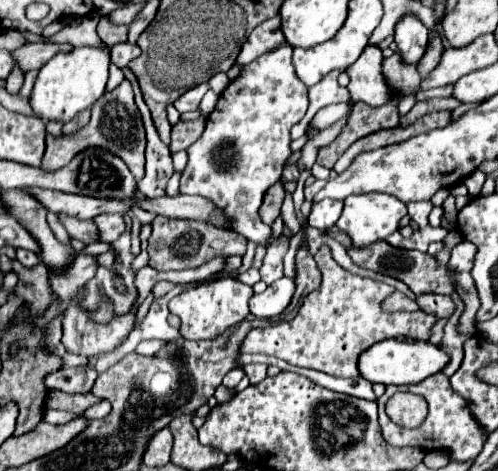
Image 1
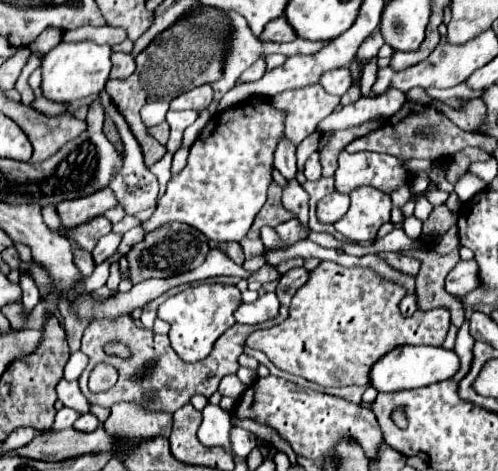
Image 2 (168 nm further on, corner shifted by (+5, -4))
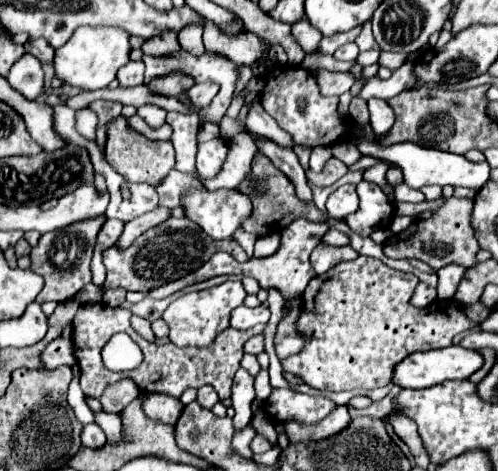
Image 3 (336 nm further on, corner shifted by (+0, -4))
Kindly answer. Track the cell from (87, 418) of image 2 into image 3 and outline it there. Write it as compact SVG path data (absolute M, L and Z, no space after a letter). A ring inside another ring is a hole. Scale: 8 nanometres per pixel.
M88 424L82 430L82 446L84 448L102 448L106 444L106 436L102 434L102 428L98 424Z

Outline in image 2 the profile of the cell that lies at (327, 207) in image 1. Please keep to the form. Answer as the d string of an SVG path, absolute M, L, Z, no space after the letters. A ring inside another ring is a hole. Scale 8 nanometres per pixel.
M327 194L319 204L317 204L317 220L321 224L335 224L345 212L349 210L349 196L343 194Z

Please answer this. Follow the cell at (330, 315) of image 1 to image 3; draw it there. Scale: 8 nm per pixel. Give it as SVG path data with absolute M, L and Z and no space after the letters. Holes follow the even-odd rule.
M358 256L350 262L340 262L326 274L310 280L302 296L302 314L298 318L298 330L304 334L306 346L300 354L282 360L282 368L300 376L308 386L318 390L354 390L354 388L382 388L392 382L394 366L414 352L426 352L446 348L460 332L476 328L476 322L466 318L464 308L454 300L436 300L436 306L416 308L410 304L410 296L416 288L416 276L392 270L376 258Z

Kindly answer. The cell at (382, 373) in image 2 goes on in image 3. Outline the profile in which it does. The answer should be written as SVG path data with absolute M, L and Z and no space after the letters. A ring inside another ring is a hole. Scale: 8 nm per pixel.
M448 346L442 350L416 352L416 354L404 358L396 366L392 382L402 388L430 388L430 386L442 384L444 380L466 380L480 368L482 368L482 356L476 350L466 350L462 346Z

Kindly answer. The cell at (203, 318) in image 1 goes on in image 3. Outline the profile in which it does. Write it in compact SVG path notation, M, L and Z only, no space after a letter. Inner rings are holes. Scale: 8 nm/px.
M228 280L220 286L200 290L200 292L188 292L180 296L162 314L162 320L170 328L170 340L176 346L200 346L200 348L210 346L214 338L230 326L230 314L236 306L242 306L244 298L246 298L246 292L240 280Z

